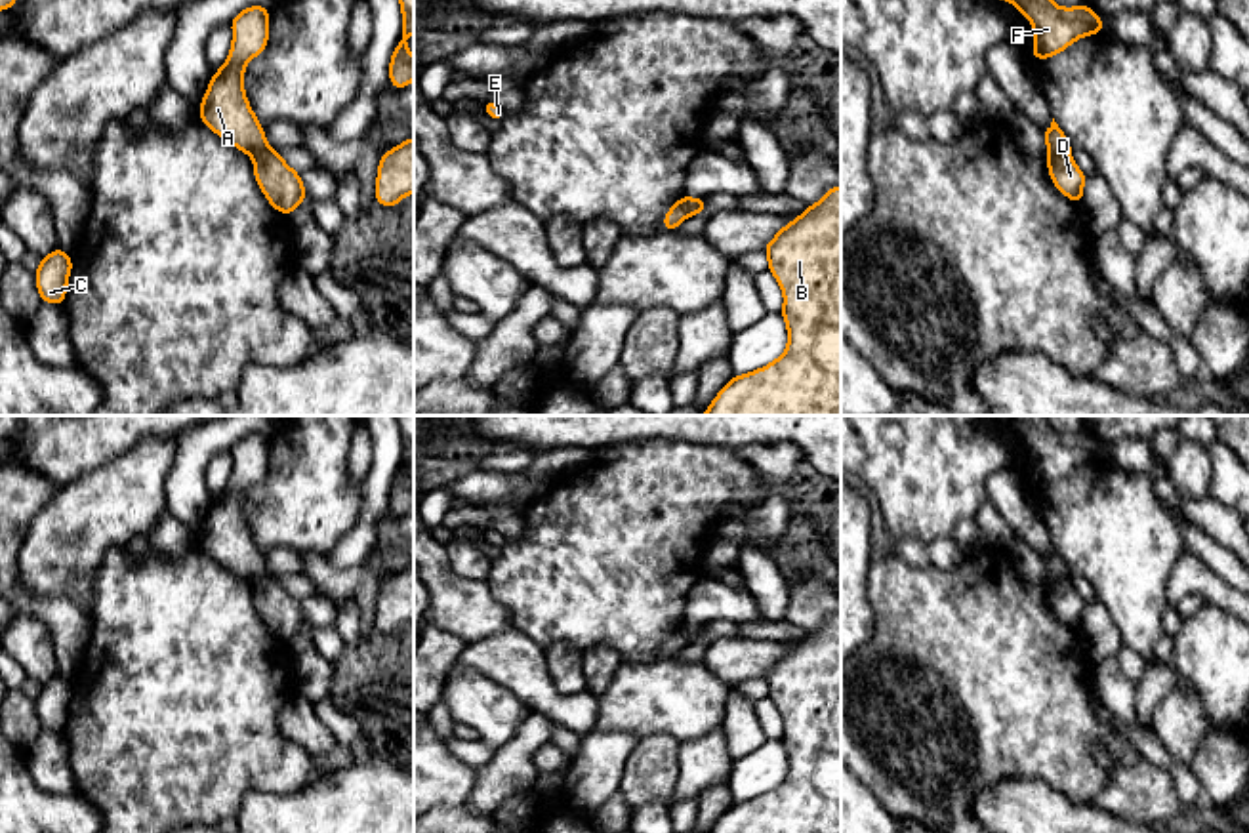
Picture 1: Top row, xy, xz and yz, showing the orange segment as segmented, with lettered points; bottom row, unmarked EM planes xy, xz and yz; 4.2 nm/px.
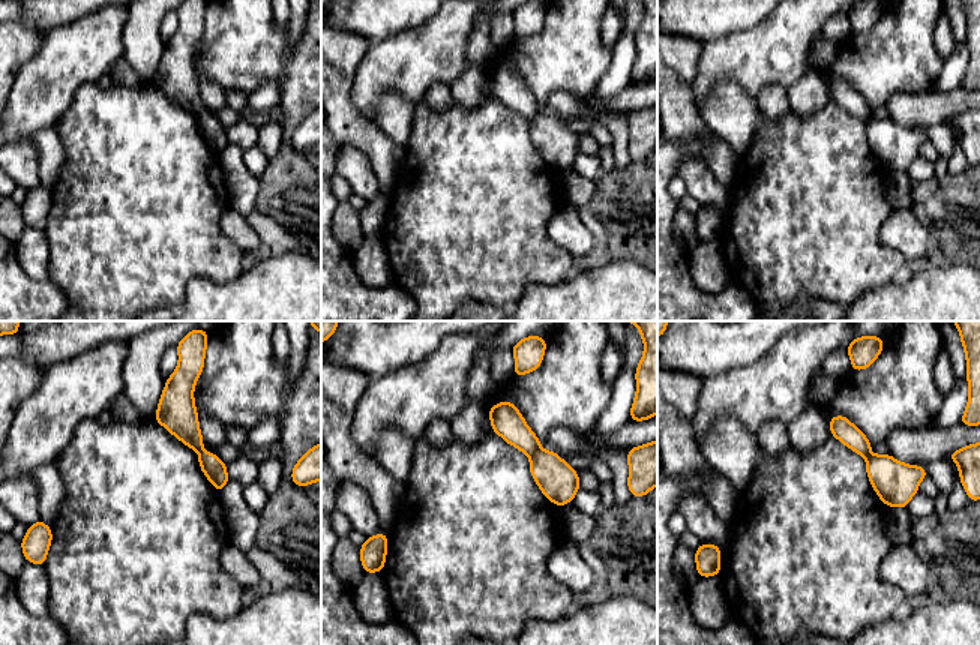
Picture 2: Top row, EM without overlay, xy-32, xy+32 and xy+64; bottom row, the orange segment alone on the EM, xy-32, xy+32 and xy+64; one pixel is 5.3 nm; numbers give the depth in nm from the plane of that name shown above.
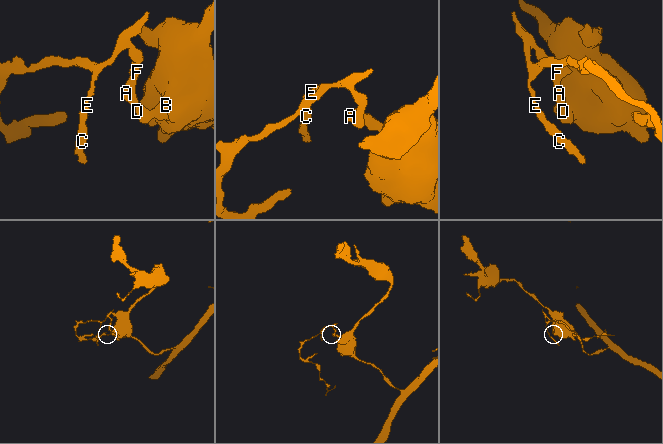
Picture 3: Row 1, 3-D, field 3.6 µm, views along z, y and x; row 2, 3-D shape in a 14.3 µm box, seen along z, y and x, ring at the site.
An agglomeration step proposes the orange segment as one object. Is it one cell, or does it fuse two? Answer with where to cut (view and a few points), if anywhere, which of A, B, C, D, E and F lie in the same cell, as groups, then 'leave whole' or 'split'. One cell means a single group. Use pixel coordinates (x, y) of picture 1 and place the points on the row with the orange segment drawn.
yz (1049, 151), (1068, 155) | A C E F / B D | split

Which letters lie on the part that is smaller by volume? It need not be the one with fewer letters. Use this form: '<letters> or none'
A, C, E, F

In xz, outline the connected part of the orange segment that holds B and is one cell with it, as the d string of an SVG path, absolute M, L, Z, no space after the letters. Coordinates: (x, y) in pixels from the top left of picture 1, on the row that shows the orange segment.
M841 187L828 189L820 202L807 206L807 210L782 227L763 250L768 257L768 271L784 292L784 307L780 313L788 326L788 349L768 366L744 376L732 376L702 416L841 416Z

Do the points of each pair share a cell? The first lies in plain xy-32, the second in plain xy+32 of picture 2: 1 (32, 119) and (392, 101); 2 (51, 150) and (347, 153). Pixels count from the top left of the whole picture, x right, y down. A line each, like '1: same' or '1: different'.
1: different
2: different

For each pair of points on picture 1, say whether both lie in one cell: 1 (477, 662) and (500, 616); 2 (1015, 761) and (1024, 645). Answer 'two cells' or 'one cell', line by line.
1: two cells
2: one cell

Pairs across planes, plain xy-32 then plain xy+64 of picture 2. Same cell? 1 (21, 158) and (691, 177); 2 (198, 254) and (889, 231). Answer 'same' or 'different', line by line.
1: same
2: different

